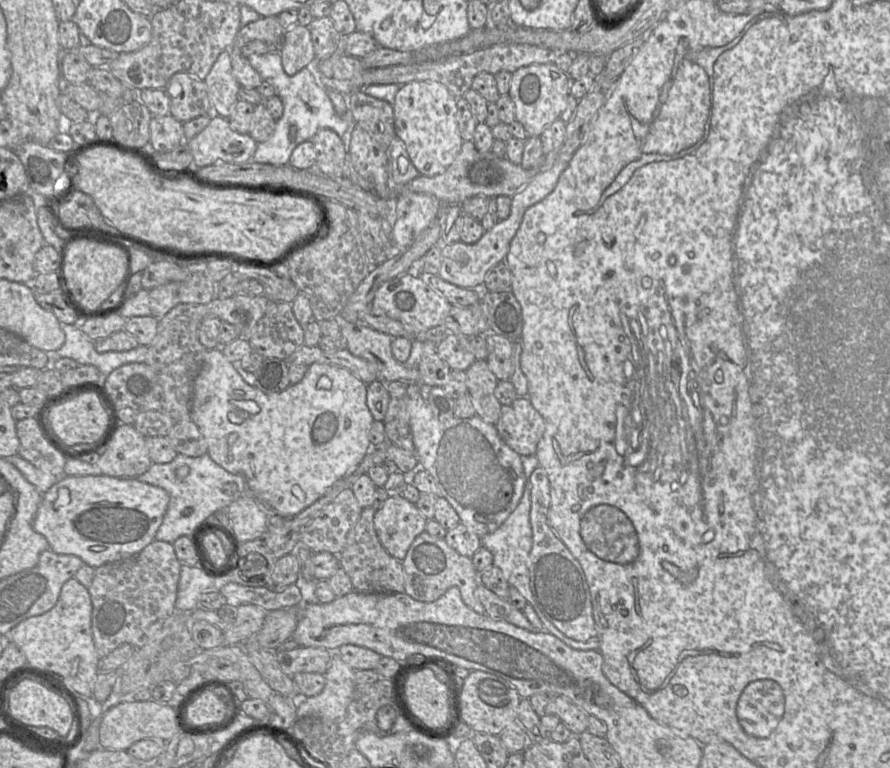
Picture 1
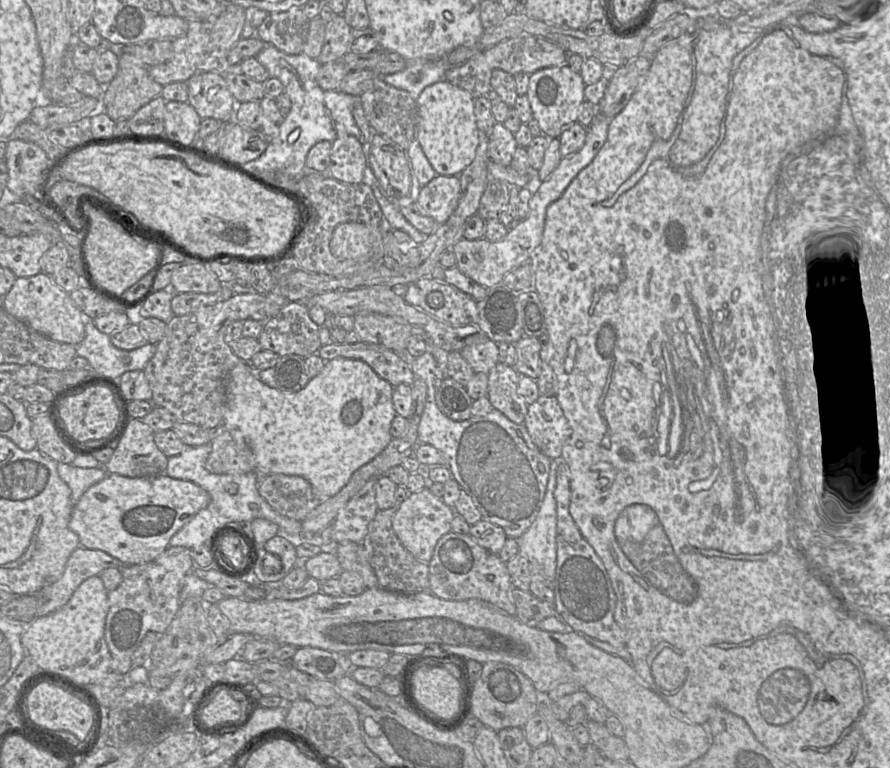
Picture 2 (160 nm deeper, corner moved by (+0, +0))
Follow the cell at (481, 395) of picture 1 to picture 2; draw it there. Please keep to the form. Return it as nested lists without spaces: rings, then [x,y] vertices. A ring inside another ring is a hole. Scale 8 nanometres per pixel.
[[[499,363],[487,373],[487,378],[487,398],[493,408],[514,423],[522,424],[529,404],[518,393],[520,374],[514,367]]]

